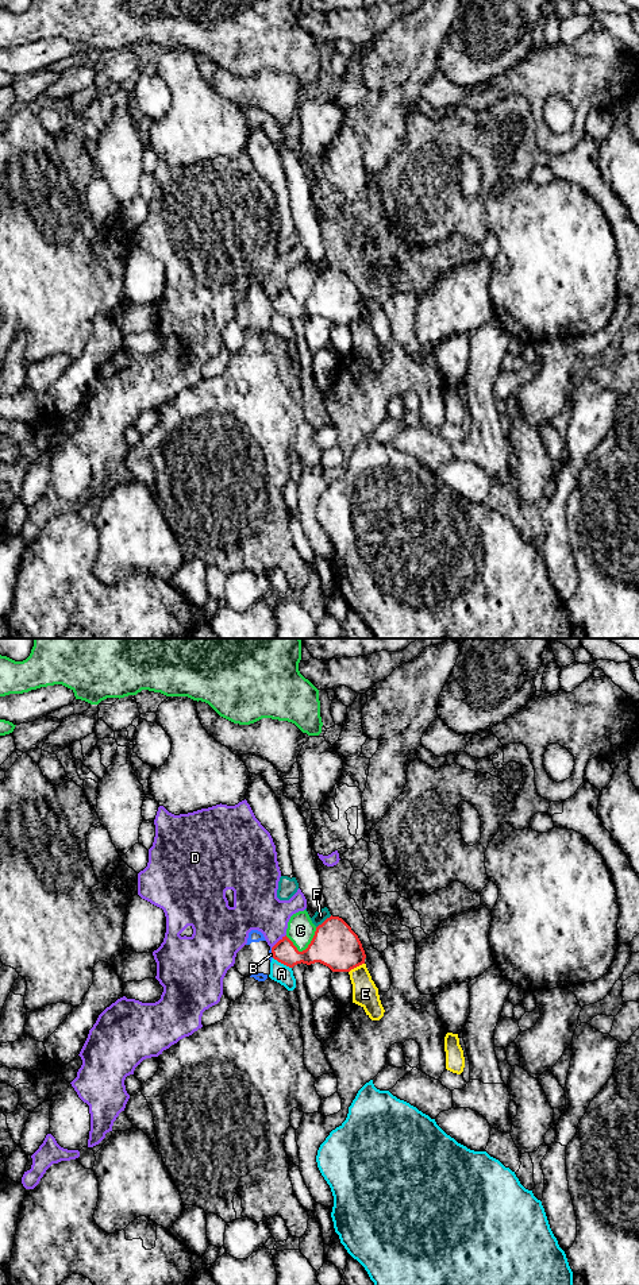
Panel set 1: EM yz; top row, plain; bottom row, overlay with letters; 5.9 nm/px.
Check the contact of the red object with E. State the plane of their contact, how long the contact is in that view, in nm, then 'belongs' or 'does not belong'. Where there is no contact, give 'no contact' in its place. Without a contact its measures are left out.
yz | 110 nm | does not belong

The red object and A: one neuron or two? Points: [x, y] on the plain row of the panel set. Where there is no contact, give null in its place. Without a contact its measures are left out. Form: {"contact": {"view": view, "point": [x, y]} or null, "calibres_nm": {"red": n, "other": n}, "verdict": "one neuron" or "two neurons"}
{"contact": {"view": "yz", "point": [283, 315]}, "calibres_nm": {"red": 160, "other": 120}, "verdict": "two neurons"}

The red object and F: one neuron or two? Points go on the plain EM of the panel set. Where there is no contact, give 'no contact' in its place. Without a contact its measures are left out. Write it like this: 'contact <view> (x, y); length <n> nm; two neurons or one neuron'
contact yz (324, 273); length 120 nm; two neurons

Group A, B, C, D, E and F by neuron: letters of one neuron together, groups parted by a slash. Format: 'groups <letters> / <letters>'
groups A / B F / C / D / E

